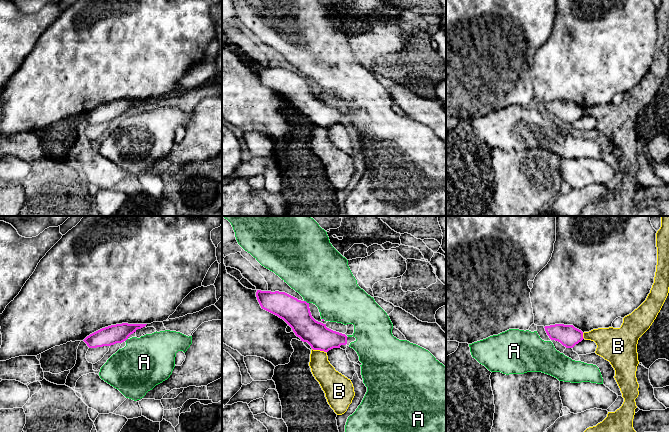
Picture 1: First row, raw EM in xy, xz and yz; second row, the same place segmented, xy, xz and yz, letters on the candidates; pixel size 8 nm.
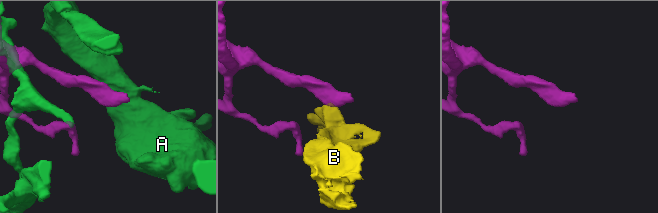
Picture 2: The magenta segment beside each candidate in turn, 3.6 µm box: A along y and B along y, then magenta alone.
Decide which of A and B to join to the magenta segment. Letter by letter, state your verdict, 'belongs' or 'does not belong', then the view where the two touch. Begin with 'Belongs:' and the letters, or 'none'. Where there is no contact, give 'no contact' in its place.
Belongs: none
A: does not belong; meets magenta in xz
B: does not belong; meets magenta in xz

